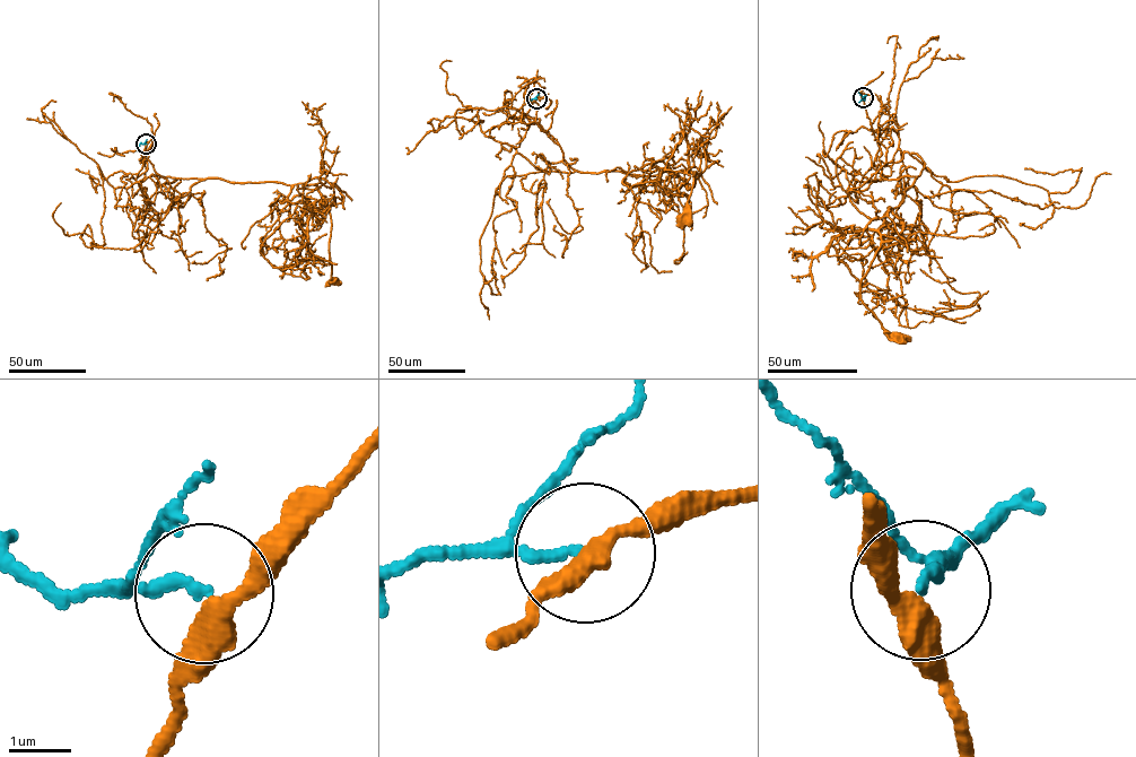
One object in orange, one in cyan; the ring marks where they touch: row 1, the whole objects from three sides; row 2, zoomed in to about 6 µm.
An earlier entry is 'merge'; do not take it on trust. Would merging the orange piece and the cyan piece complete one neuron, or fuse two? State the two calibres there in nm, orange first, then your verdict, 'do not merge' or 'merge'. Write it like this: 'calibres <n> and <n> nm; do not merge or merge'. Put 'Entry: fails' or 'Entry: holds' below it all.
calibres 340 and 180 nm; do not merge
Entry: fails

